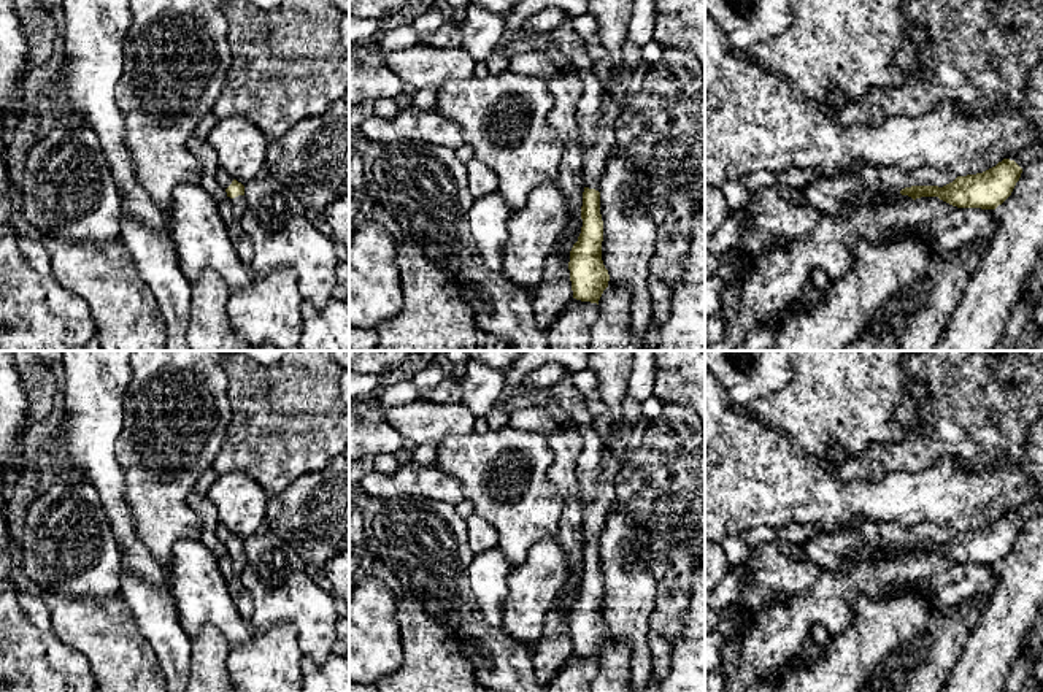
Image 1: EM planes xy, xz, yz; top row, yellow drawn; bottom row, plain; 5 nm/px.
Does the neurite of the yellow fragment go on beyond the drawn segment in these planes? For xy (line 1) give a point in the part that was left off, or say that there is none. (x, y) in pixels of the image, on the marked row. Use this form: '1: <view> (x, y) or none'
1: xy (238, 203)

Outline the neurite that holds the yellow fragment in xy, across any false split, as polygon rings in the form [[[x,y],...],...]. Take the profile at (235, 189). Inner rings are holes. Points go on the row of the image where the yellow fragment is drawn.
[[[221,167],[214,176],[221,187],[227,192],[227,200],[232,205],[233,216],[241,219],[246,211],[244,186],[233,179],[232,175]]]

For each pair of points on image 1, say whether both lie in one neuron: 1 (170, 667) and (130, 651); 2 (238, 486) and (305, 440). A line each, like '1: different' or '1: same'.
1: different
2: different

